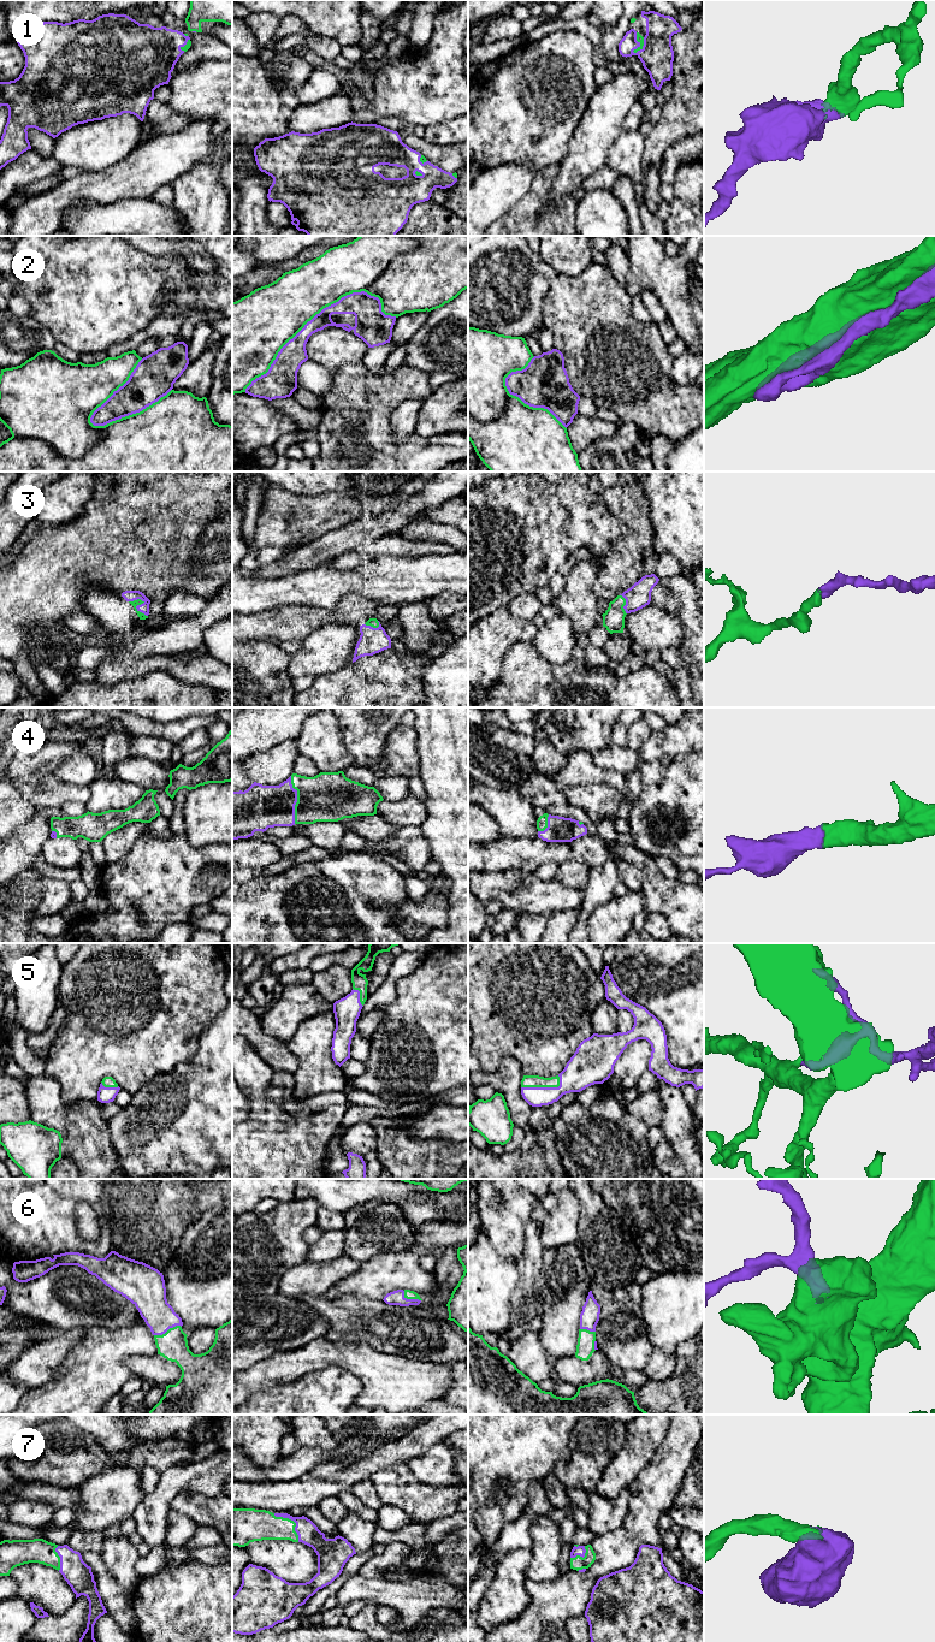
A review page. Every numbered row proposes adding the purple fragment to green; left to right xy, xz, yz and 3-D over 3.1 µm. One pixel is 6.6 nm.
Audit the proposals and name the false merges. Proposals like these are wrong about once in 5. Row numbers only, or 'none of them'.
2

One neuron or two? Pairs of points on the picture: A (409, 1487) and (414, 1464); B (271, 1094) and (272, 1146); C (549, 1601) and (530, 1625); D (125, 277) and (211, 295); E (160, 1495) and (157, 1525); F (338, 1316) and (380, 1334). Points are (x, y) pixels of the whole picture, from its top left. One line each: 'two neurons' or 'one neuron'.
A: two neurons
B: two neurons
C: one neuron
D: two neurons
E: one neuron
F: one neuron

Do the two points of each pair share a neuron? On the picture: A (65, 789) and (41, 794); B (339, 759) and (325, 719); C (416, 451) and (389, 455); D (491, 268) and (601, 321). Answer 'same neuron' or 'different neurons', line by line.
A: same neuron
B: same neuron
C: same neuron
D: different neurons

